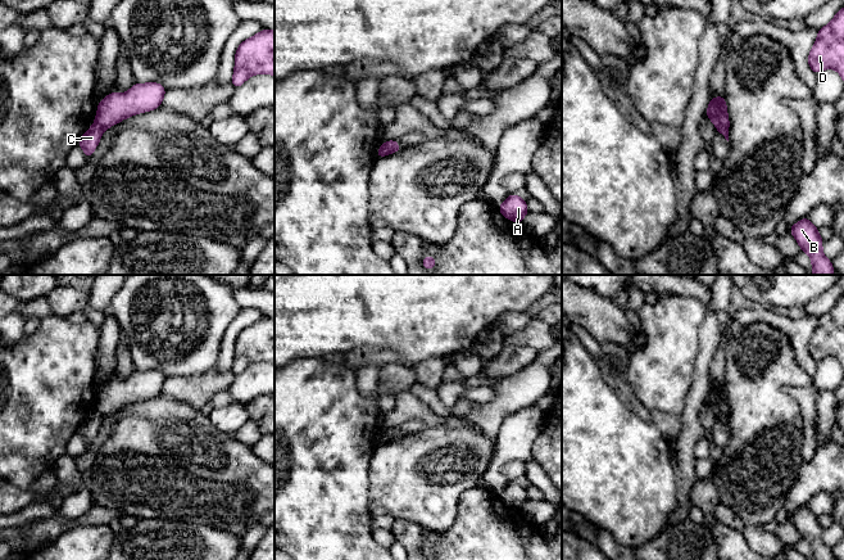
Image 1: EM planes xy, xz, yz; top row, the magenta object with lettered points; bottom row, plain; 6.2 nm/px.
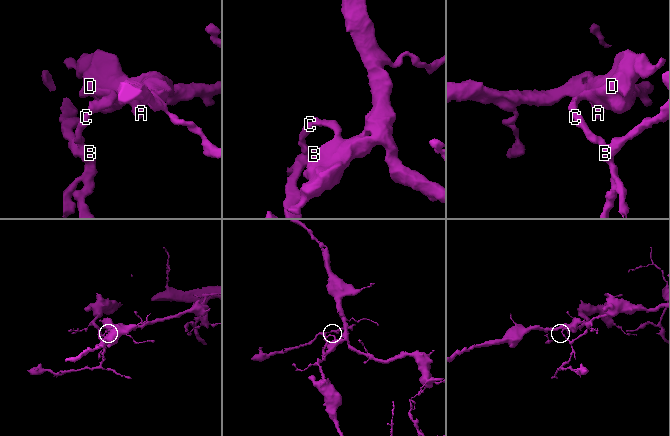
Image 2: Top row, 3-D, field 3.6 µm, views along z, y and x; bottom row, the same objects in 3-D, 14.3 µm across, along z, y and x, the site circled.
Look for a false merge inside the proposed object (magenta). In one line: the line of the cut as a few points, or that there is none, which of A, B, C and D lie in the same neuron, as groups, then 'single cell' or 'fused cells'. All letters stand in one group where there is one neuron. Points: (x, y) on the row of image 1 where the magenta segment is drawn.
cut xz (384, 143), (389, 153); groups A D / B C; fused cells

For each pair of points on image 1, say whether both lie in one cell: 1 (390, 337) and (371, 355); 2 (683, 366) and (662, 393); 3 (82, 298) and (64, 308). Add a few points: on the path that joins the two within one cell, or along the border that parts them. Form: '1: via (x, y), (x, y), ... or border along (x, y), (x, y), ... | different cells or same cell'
1: border along (348, 353), (376, 347), (402, 360) | different cells
2: via (676, 373), (662, 387) | same cell
3: via (78, 299), (73, 299), (68, 305) | same cell

